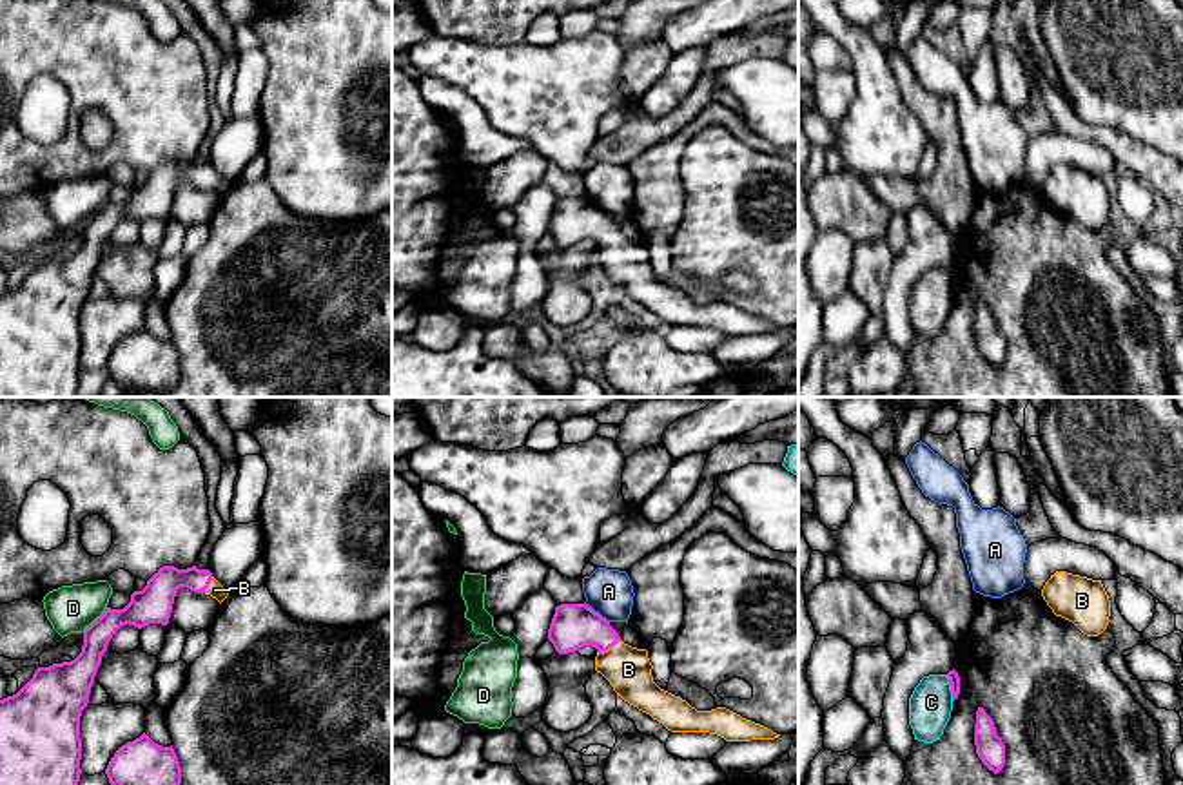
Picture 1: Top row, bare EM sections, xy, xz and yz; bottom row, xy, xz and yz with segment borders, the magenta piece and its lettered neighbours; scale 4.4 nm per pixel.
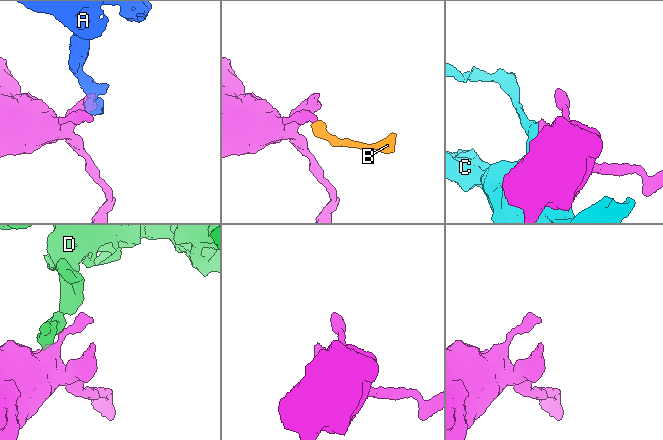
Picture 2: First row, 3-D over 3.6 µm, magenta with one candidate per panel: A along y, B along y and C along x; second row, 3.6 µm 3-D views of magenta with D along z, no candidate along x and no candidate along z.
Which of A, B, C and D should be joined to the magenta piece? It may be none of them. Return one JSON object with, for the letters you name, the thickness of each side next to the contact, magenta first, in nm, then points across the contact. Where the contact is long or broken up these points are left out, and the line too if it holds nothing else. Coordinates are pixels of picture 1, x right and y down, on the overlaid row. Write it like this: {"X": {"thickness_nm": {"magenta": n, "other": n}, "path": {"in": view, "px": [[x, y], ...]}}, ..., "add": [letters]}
{"B": {"thickness_nm": {"magenta": 200, "other": 200}, "path": {"in": "xz", "px": [[574, 626], [588, 628], [608, 648], [628, 669]]}}, "add": ["B"]}

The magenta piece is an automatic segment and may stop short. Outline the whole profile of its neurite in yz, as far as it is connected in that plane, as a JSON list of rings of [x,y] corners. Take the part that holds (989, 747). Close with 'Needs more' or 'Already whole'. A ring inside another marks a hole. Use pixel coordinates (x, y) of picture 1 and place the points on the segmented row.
[[[983,707],[976,711],[974,745],[982,763],[998,774],[1005,765],[1005,745],[996,732],[992,718]]]. Already whole

